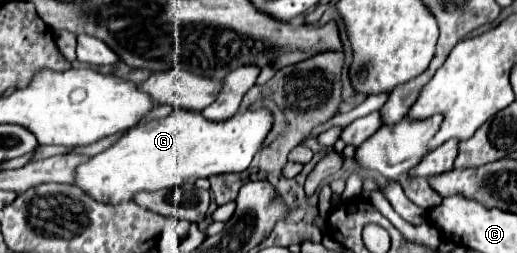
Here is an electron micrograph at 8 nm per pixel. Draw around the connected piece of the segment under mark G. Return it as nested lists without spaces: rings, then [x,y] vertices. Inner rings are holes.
[[[174,110],[168,118],[152,120],[150,124],[140,124],[128,130],[120,140],[116,140],[104,152],[88,158],[74,170],[74,184],[100,204],[122,204],[132,202],[138,192],[158,192],[160,188],[176,188],[186,182],[196,182],[196,178],[208,178],[212,174],[242,172],[250,166],[254,154],[262,146],[268,130],[272,126],[272,116],[268,110],[248,110],[236,114],[224,122],[206,120],[202,114],[192,114],[184,110]]]

